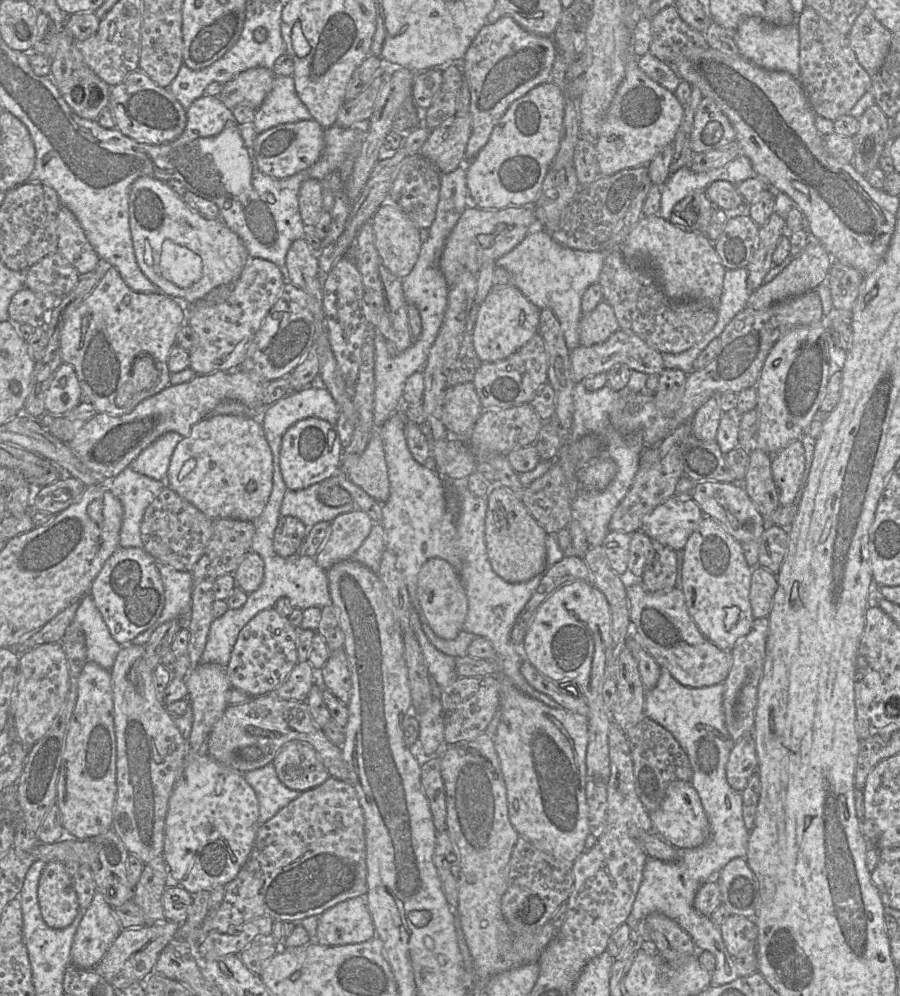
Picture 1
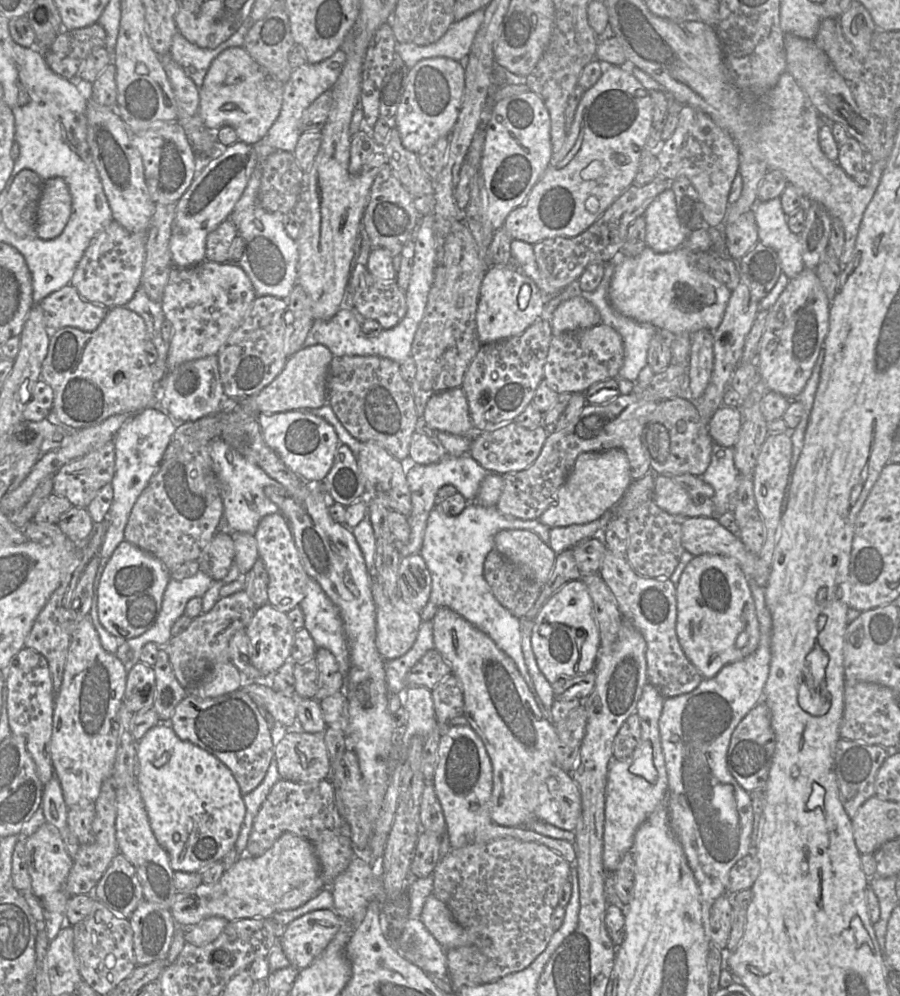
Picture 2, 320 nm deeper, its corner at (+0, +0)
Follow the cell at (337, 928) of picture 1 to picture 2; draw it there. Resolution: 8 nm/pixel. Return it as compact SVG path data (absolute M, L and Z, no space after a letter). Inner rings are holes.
M333 909L316 910L293 920L279 939L283 953L295 969L307 968L325 950L342 926Z

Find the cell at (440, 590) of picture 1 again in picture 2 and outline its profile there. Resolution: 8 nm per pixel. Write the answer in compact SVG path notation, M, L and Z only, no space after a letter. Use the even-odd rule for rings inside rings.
M420 553L401 557L397 584L399 597L414 610L421 612L429 601L432 580Z

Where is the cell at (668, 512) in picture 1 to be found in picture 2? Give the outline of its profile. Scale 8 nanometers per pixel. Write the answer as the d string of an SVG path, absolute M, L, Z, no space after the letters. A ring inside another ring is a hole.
M688 517L685 518L682 525L682 545L686 552L694 557L702 554L715 554L727 557L733 560L749 581L765 587L770 566L767 566L759 556L751 553L739 537L733 535L714 517Z

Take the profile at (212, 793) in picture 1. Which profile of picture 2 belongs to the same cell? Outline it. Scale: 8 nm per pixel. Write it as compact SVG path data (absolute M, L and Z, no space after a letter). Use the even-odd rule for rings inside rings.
M157 724L149 729L145 735L137 742L137 783L138 787L148 814L151 829L158 841L158 843L166 850L170 858L170 866L173 871L181 872L201 872L204 868L210 864L221 861L221 859L233 848L235 848L236 840L239 836L241 826L245 817L246 807L243 800L240 787L236 779L234 778L230 769L223 764L213 754L199 747L198 745L181 740L173 728L169 724ZM166 755L167 762L161 766L154 766L154 762L161 756Z

